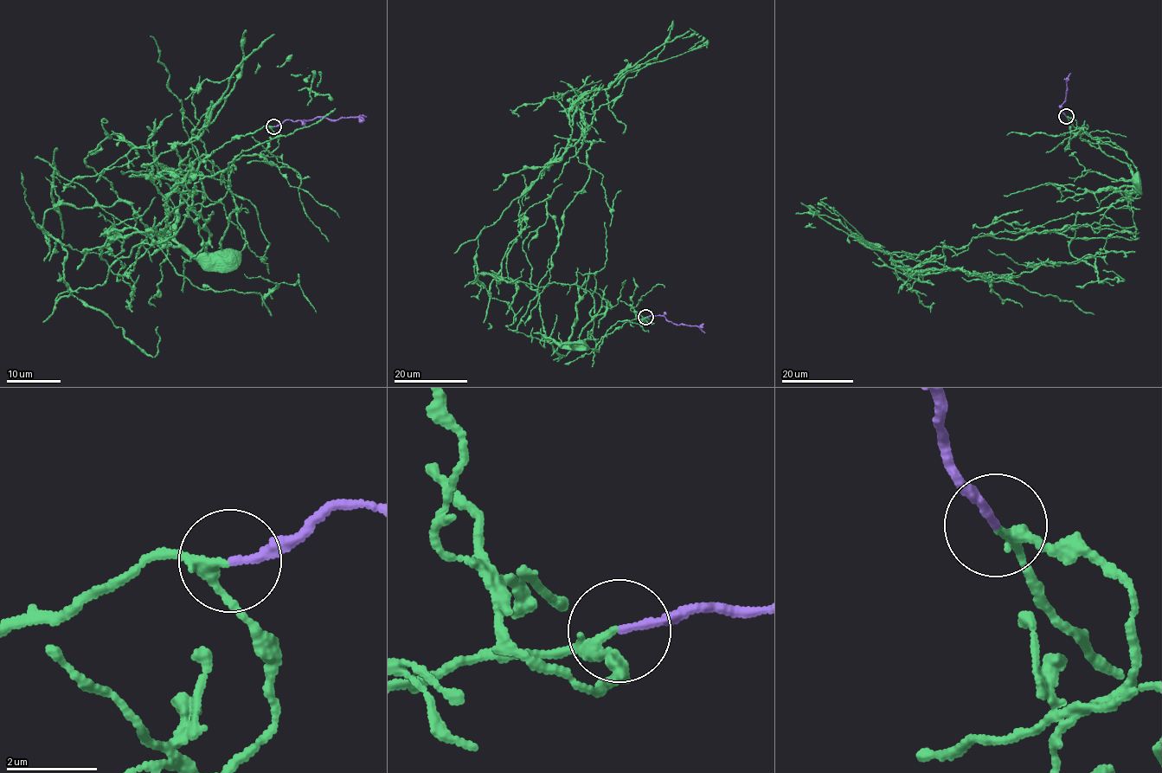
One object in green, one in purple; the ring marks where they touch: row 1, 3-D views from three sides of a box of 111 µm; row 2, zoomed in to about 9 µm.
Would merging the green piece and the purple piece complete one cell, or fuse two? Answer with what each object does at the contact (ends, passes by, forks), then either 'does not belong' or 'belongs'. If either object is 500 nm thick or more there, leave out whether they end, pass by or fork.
green passes by; purple ends; does not belong

